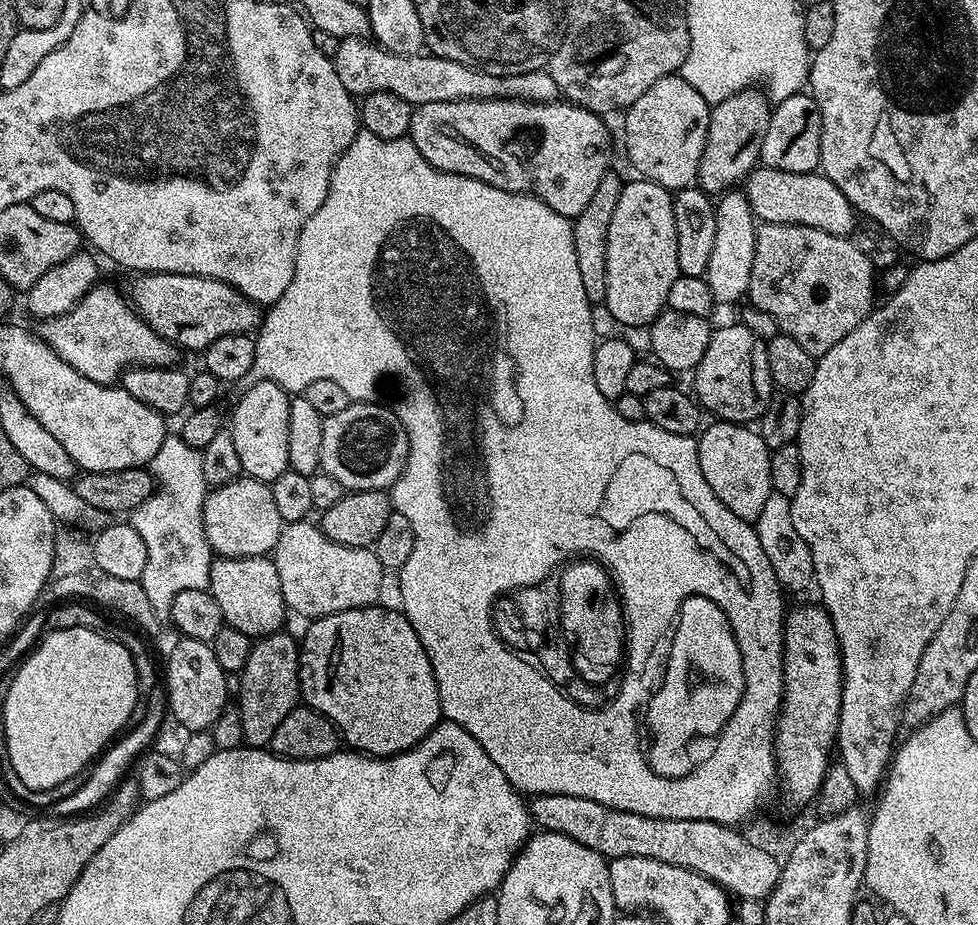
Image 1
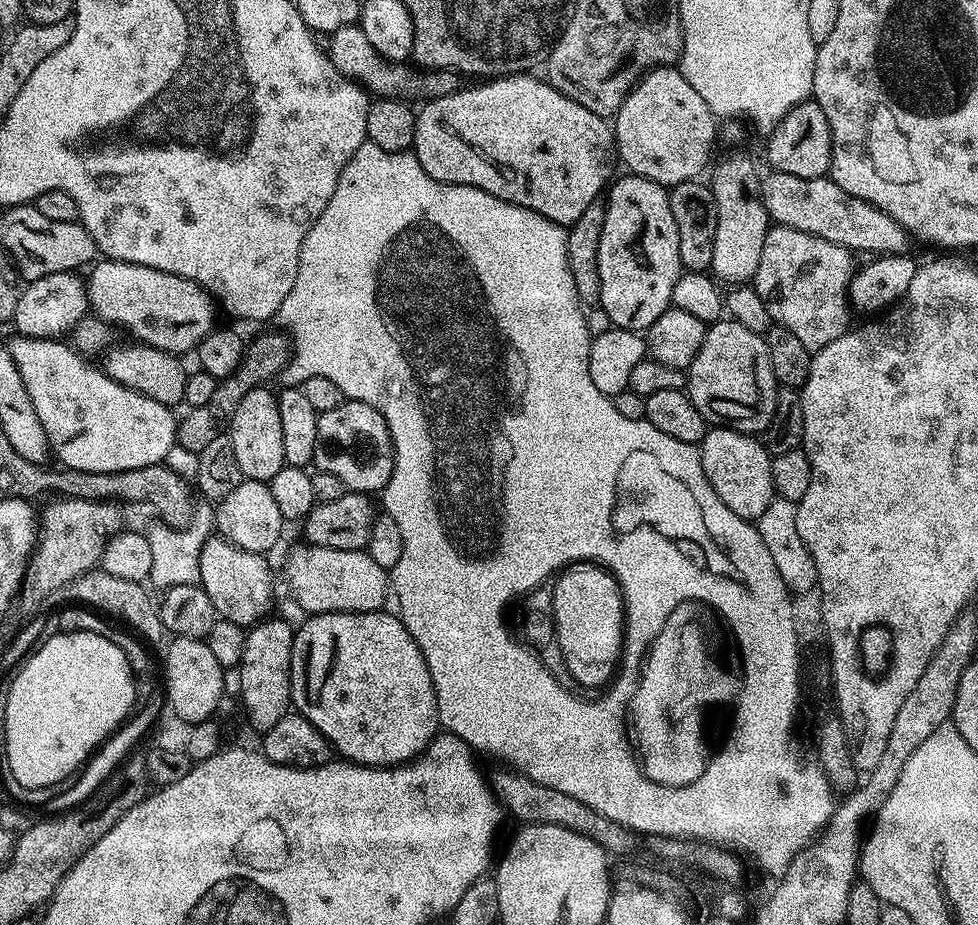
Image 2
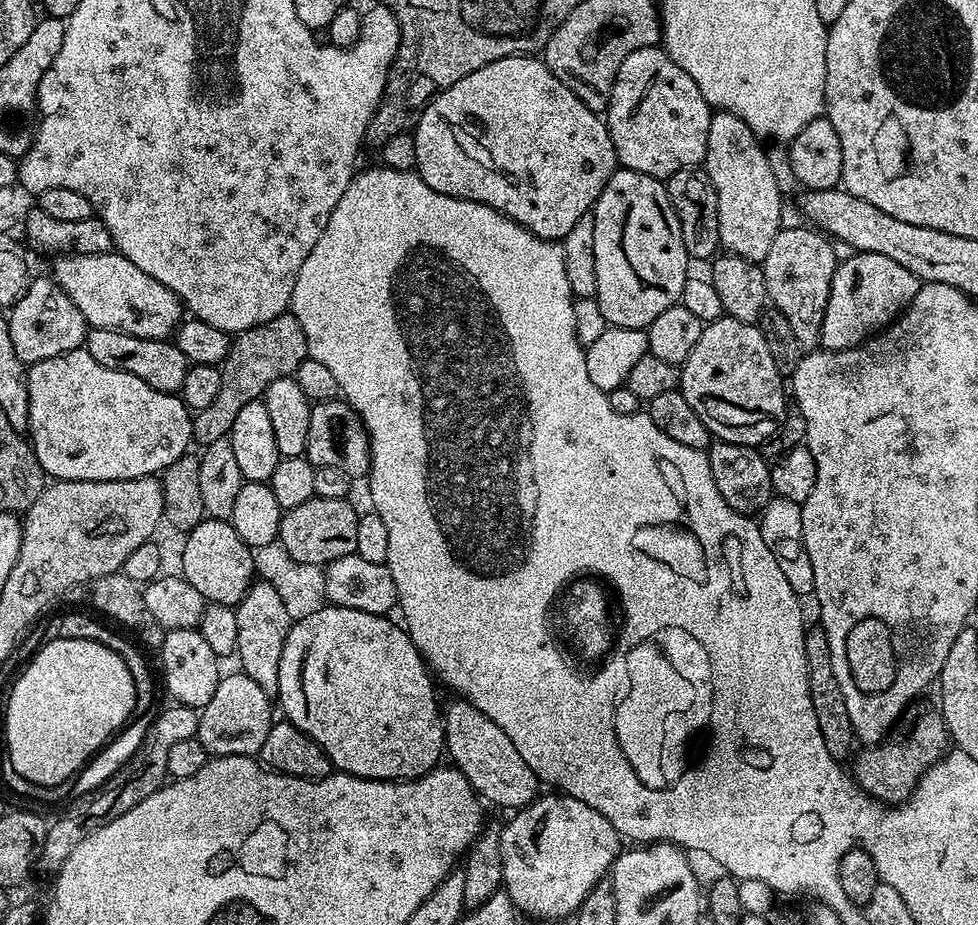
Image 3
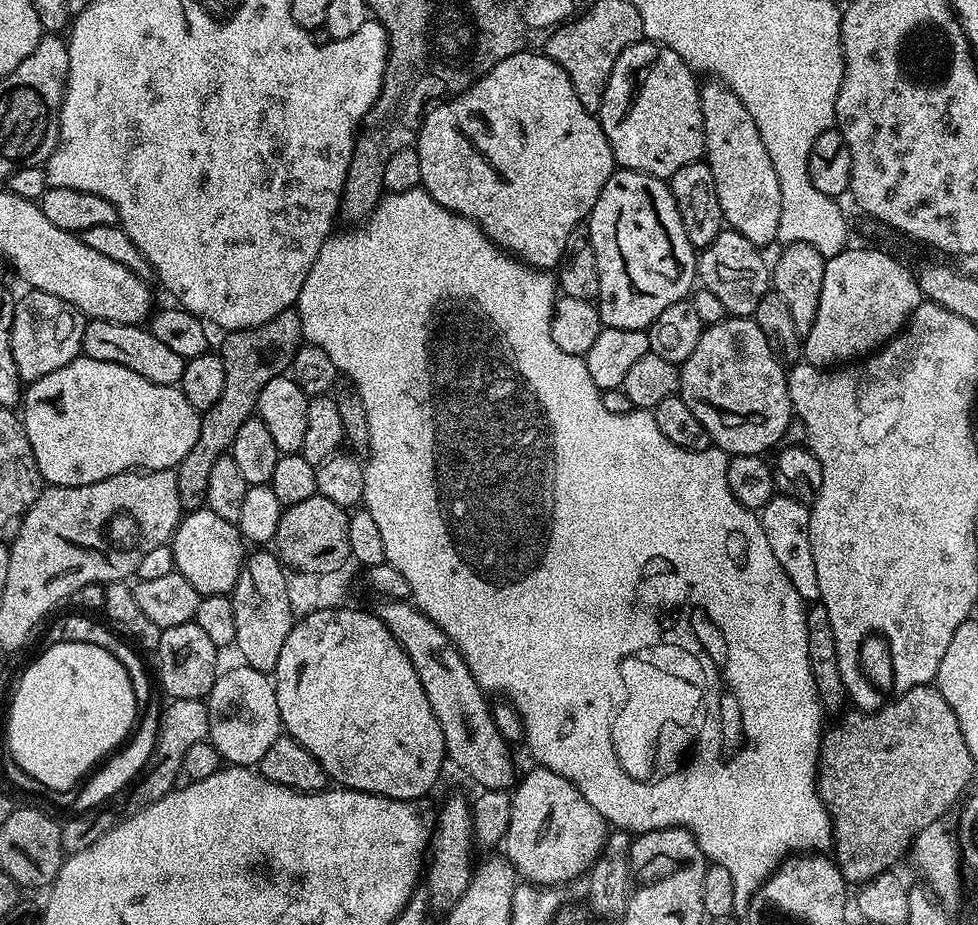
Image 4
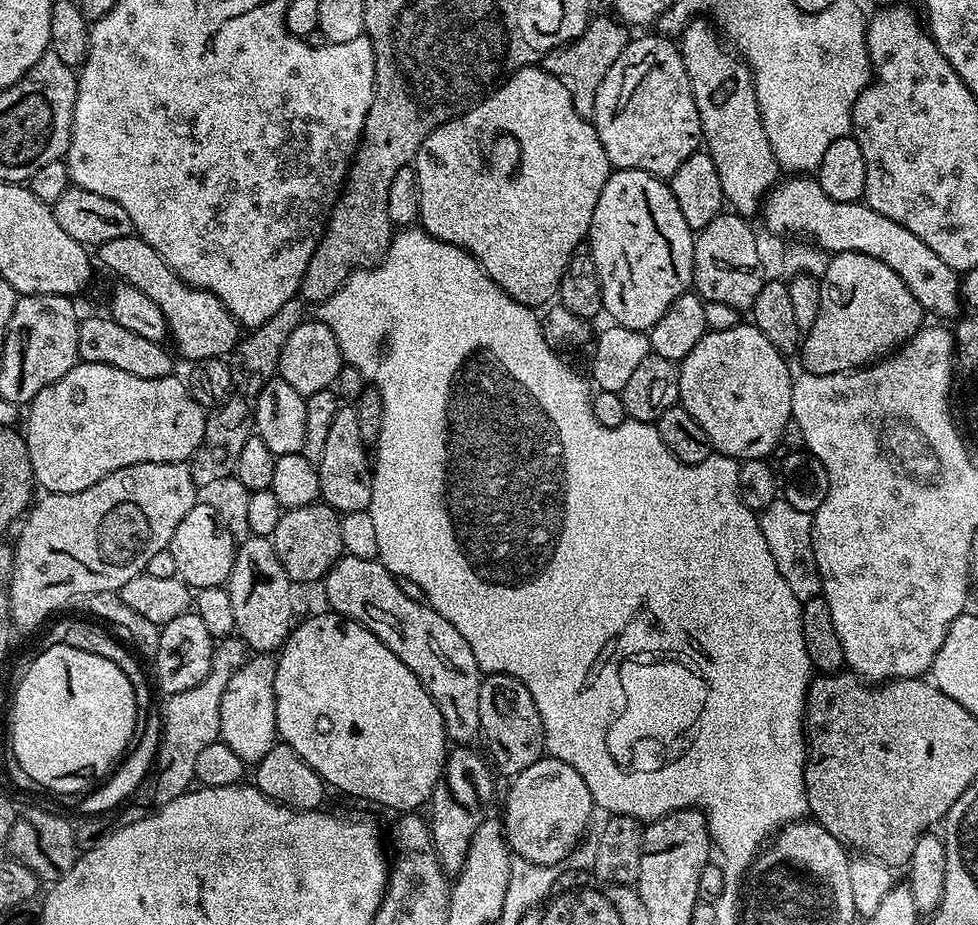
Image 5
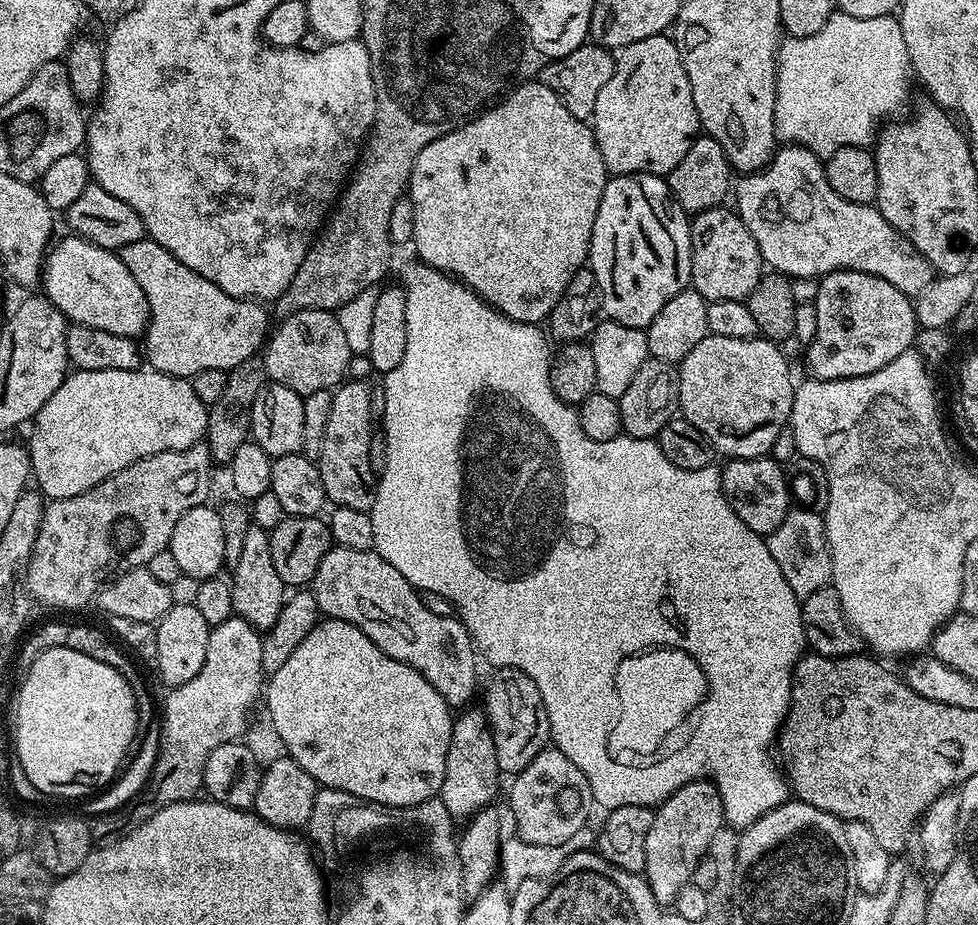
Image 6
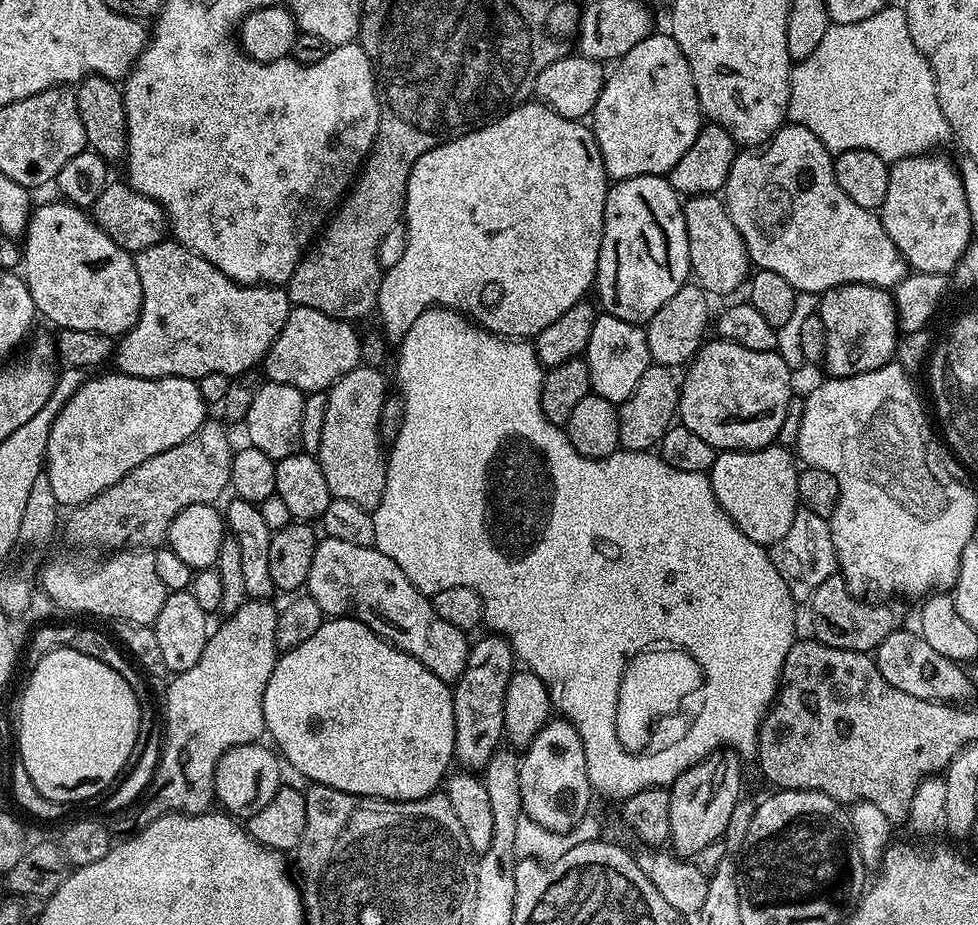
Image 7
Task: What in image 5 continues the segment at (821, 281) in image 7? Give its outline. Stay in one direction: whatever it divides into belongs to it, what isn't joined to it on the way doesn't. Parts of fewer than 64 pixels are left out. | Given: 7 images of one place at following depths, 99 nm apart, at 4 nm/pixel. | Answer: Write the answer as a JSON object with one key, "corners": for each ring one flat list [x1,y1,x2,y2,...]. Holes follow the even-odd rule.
{"corners":[[792,174,784,179,768,193,762,204,764,224,774,235,809,236,813,240,809,241,817,249,829,254,857,252,870,255,890,266,902,278,925,313,937,312,940,316,954,316,953,318,961,315,961,273,946,266,946,262,942,262,942,258,938,258,938,254,934,254,934,250,930,250,922,238,910,234,904,224,880,216,864,202,834,202,834,198,824,193,819,180,811,175]]}

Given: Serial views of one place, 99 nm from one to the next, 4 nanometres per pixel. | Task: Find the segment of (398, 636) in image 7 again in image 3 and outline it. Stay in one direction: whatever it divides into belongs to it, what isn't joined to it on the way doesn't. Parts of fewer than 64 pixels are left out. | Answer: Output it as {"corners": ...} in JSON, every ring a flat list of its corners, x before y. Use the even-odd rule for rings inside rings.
{"corners":[[463,698,453,699,453,704,445,703,442,708,444,717,444,747,447,759,470,782,481,801,497,804,500,808,519,810,531,804,541,791,542,782,522,762,514,742,506,738,502,726,494,726,486,714]]}

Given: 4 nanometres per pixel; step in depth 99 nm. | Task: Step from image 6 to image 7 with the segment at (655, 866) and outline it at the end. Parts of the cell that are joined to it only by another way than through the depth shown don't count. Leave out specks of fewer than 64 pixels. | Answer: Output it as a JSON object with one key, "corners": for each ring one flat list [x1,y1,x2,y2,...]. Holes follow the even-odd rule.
{"corners":[[731,750,711,752,702,762,690,766,670,785,670,848,681,858,695,858,702,846,717,843,734,806,742,799,740,793,741,757]]}

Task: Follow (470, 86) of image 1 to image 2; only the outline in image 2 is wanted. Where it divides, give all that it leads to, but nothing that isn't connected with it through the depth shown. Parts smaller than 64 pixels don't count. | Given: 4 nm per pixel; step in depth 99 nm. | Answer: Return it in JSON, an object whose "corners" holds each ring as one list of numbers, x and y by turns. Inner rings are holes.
{"corners":[[359,23,342,26,342,30,331,33,330,46,327,50,330,62,343,76,351,78,357,85,365,84,376,98,409,98,408,96,424,96,425,101,437,100,446,94,455,92,458,87,458,76,454,72,431,73,422,78,412,76,413,69,400,62,389,62,370,46,366,34]]}

